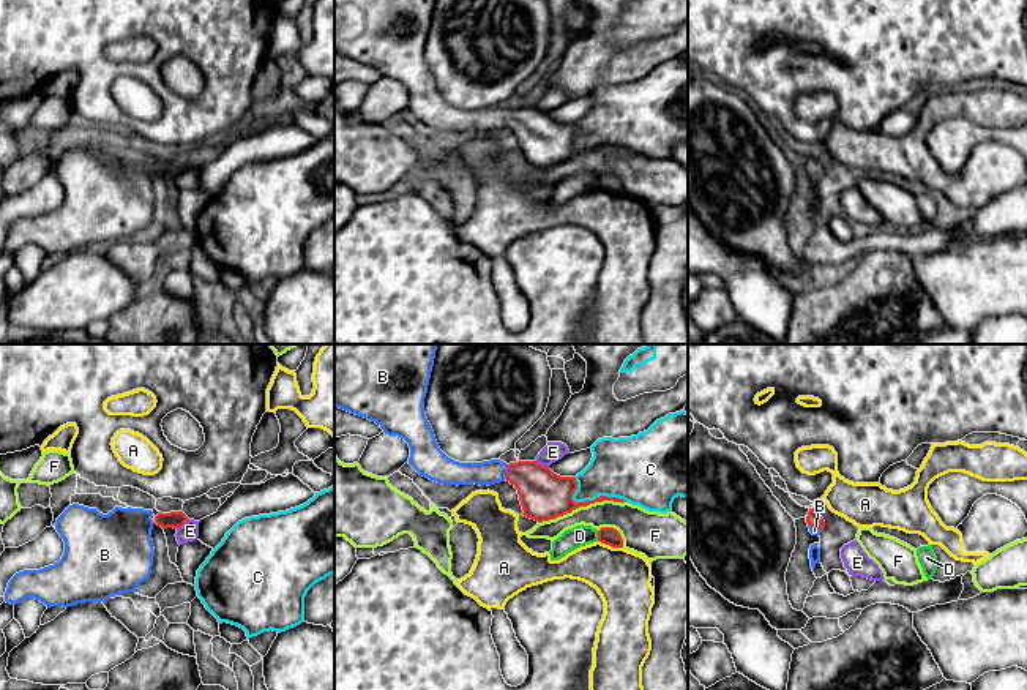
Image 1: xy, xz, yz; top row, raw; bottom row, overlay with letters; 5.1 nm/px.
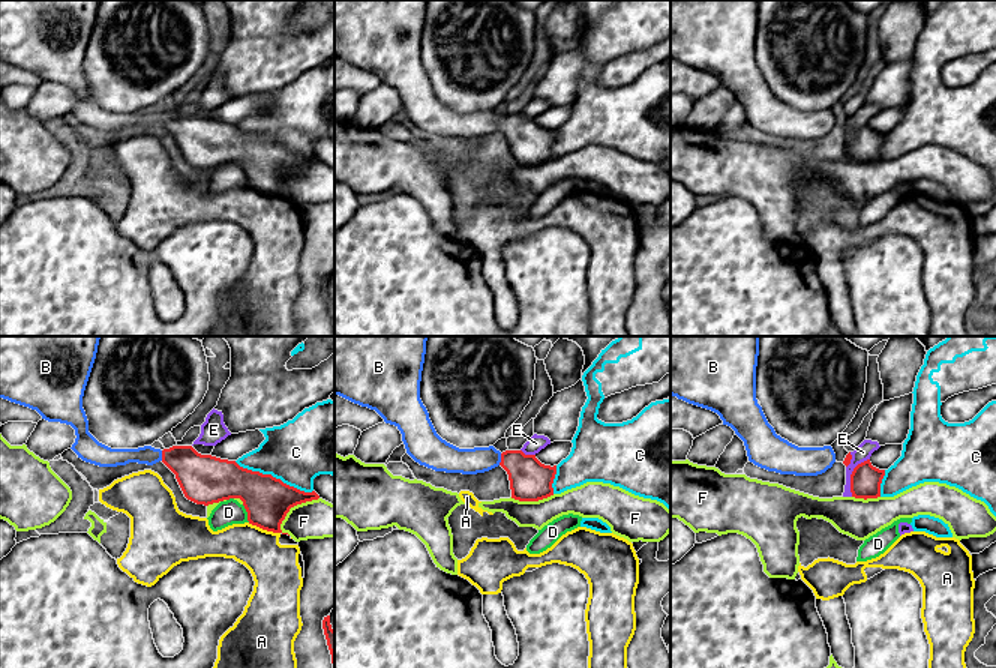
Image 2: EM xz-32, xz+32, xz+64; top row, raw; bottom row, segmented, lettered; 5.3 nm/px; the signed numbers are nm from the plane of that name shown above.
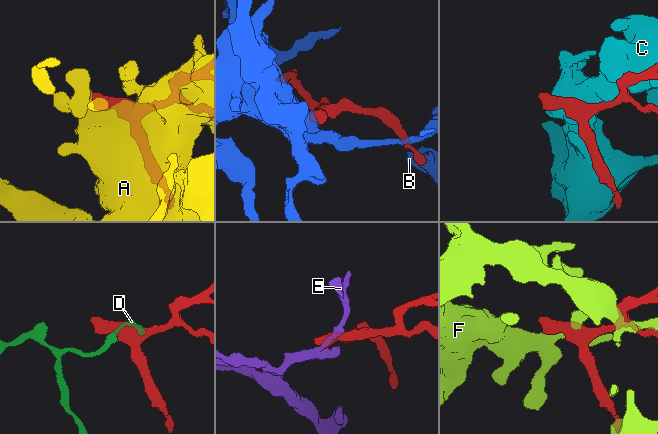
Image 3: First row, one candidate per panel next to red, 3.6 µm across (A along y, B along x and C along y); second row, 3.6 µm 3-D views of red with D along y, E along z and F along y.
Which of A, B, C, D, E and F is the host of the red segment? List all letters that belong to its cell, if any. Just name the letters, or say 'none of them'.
B

